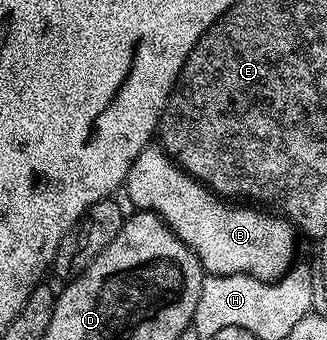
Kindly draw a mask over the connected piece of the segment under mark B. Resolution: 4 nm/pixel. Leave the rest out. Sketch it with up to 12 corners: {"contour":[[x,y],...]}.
{"contour":[[160,147],[124,185],[206,274],[276,281],[293,222],[218,197]]}

